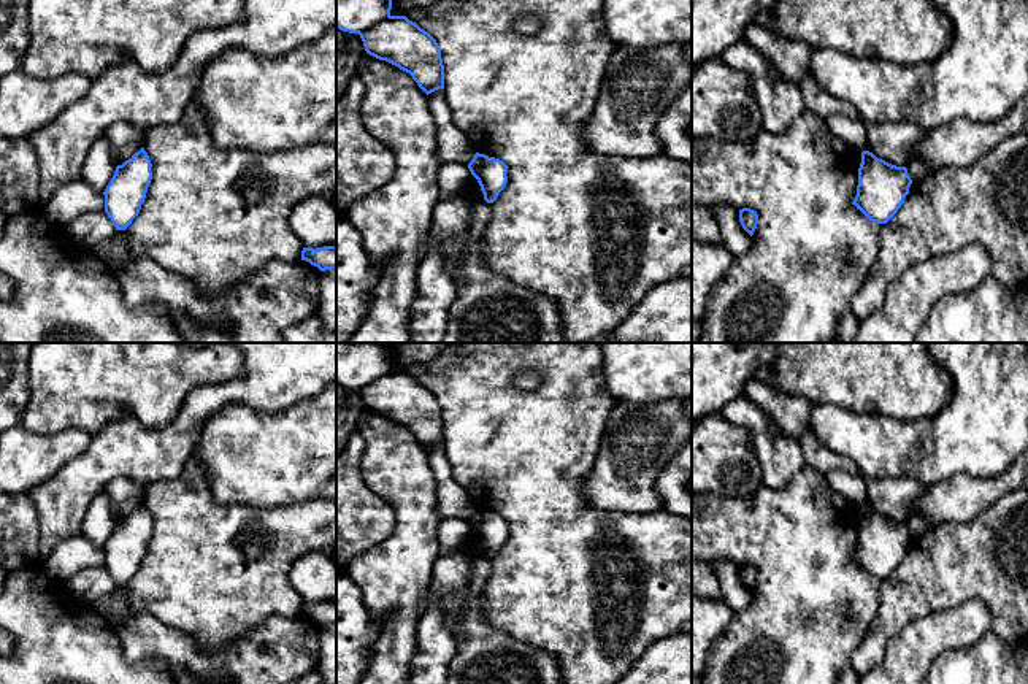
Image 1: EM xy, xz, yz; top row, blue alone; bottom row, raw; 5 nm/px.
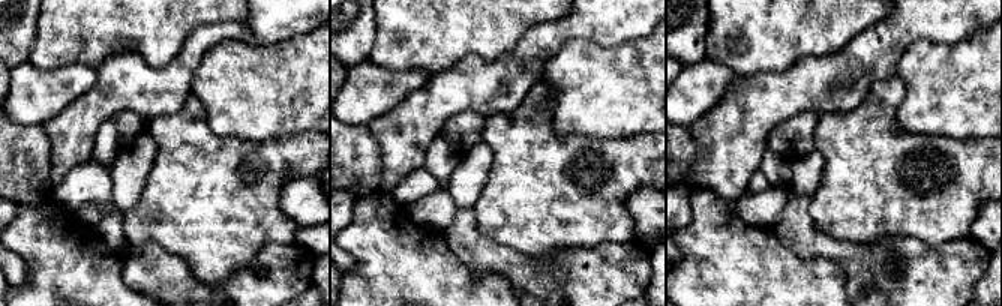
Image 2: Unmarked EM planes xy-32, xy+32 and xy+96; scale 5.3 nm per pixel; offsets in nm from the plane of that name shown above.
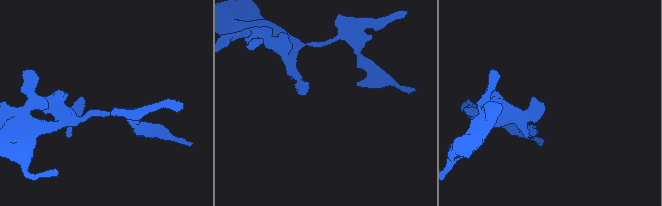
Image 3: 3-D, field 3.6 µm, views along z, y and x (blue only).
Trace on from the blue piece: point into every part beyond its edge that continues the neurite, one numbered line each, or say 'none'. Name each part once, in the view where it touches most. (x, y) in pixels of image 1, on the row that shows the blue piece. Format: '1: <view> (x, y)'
1: yz (892, 142)

